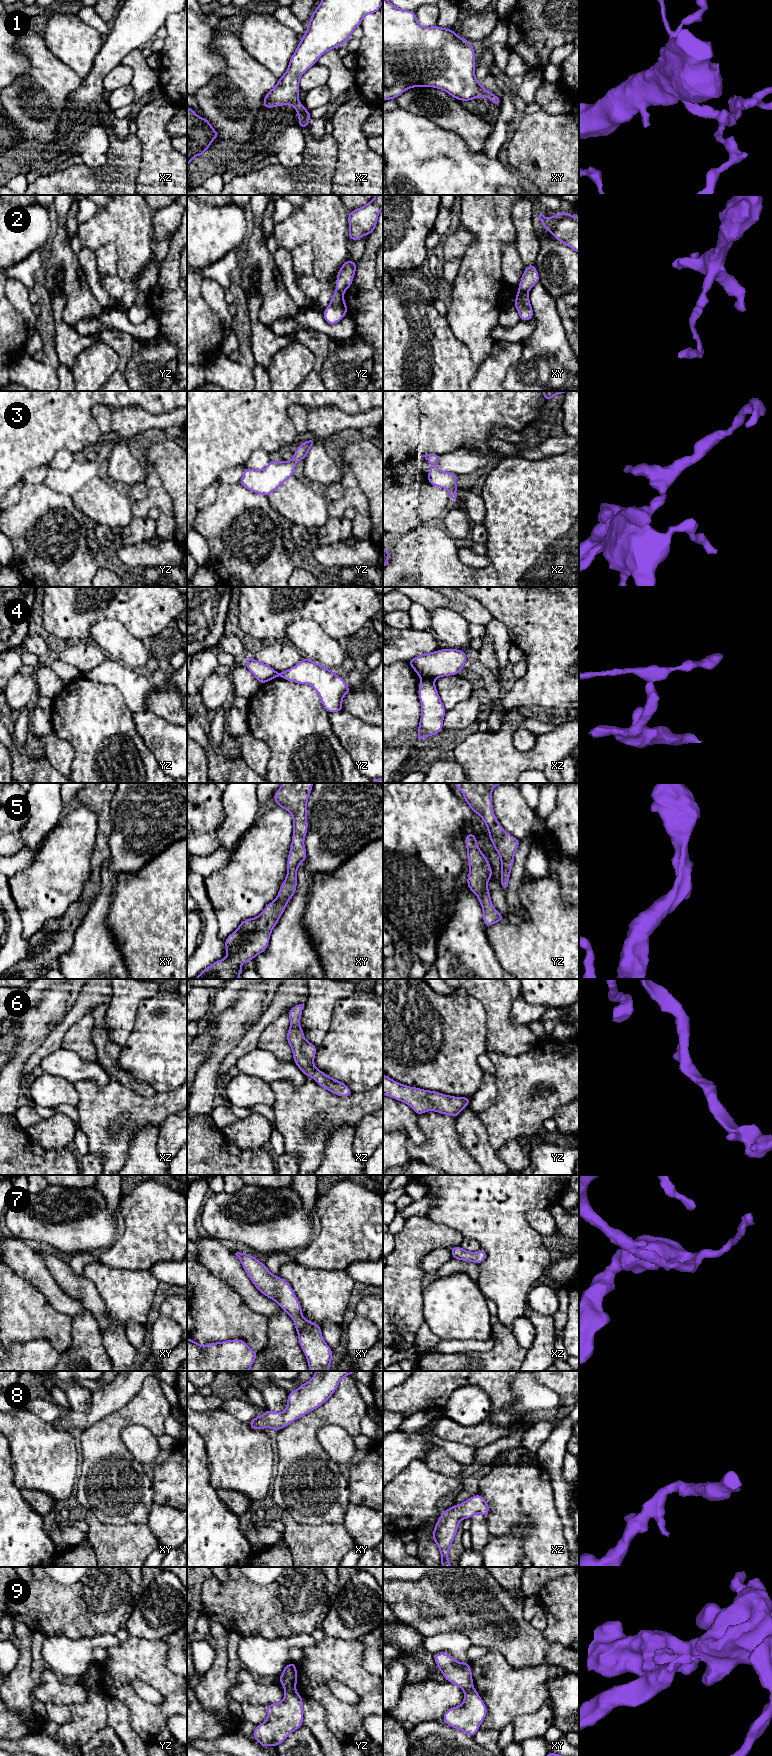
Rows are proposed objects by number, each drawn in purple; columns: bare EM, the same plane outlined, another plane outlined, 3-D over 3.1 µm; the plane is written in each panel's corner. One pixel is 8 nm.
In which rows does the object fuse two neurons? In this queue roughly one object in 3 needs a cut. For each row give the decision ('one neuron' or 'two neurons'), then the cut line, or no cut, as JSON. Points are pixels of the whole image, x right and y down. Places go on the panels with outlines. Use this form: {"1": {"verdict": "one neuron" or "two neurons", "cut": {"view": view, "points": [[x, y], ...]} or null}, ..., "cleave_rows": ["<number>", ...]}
{"1": {"verdict": "one neuron", "cut": null}, "2": {"verdict": "two neurons", "cut": {"view": "xy", "points": [[518, 290], [527, 293]]}}, "3": {"verdict": "one neuron", "cut": null}, "4": {"verdict": "two neurons", "cut": {"view": "xz", "points": [[423, 678], [431, 678], [433, 680]]}}, "5": {"verdict": "one neuron", "cut": null}, "6": {"verdict": "one neuron", "cut": null}, "7": {"verdict": "one neuron", "cut": null}, "8": {"verdict": "one neuron", "cut": null}, "9": {"verdict": "two neurons", "cut": {"view": "yz", "points": [[294, 1688], [285, 1690]]}}, "cleave_rows": ["2", "4", "9"]}

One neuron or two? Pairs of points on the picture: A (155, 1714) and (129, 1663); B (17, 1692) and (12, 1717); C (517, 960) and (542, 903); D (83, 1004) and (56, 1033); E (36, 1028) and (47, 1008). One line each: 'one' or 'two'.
A: one
B: two
C: one
D: one
E: one

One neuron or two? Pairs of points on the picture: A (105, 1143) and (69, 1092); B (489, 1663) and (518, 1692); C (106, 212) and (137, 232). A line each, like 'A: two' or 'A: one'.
A: two
B: one
C: one

